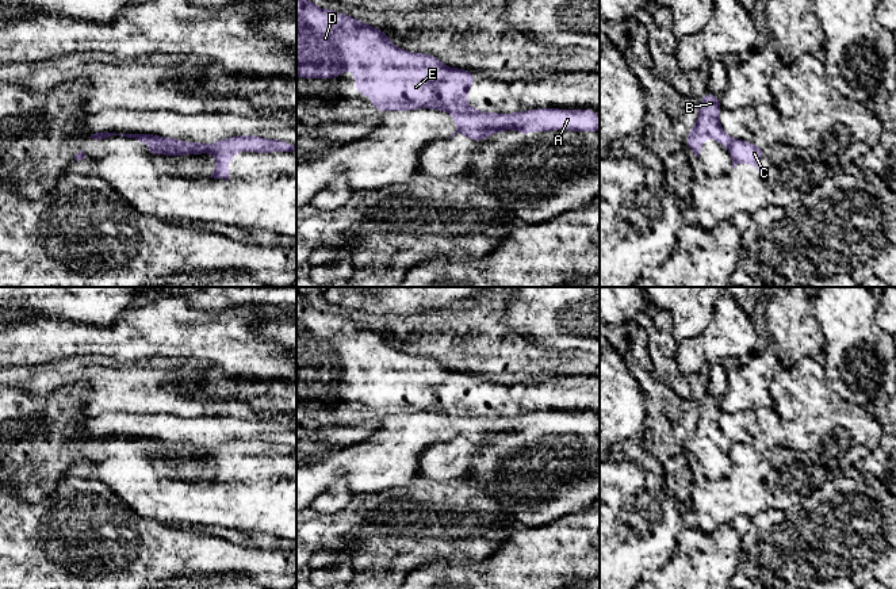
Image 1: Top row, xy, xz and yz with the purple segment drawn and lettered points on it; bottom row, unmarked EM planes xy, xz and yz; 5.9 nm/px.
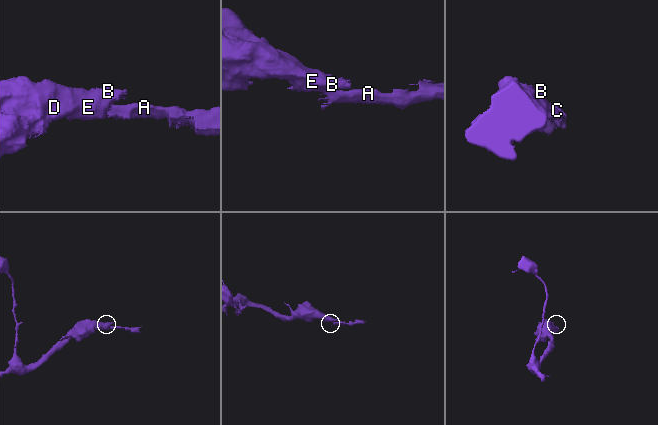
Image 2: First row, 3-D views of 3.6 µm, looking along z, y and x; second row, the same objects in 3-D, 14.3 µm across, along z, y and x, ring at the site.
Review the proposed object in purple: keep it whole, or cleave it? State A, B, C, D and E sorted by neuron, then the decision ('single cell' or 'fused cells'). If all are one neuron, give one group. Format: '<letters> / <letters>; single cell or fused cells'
A C / B D E; fused cells

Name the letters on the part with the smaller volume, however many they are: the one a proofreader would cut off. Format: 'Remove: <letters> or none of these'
Remove: A, C

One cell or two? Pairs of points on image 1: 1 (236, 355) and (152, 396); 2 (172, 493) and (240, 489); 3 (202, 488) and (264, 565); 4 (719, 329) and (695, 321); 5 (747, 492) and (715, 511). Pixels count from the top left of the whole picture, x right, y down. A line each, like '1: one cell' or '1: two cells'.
1: two cells
2: one cell
3: two cells
4: two cells
5: one cell

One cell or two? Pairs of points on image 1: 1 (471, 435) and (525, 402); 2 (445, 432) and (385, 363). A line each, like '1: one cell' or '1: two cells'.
1: two cells
2: two cells

